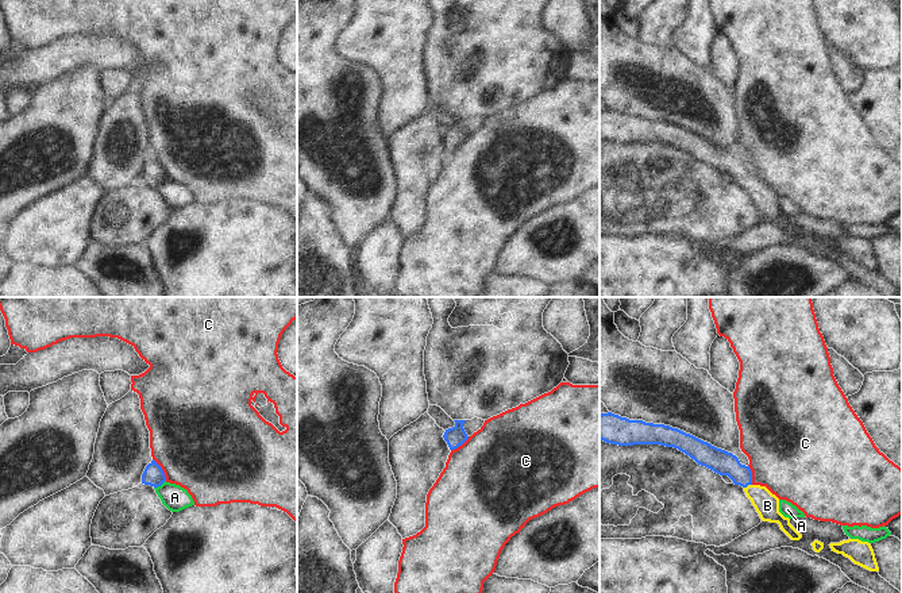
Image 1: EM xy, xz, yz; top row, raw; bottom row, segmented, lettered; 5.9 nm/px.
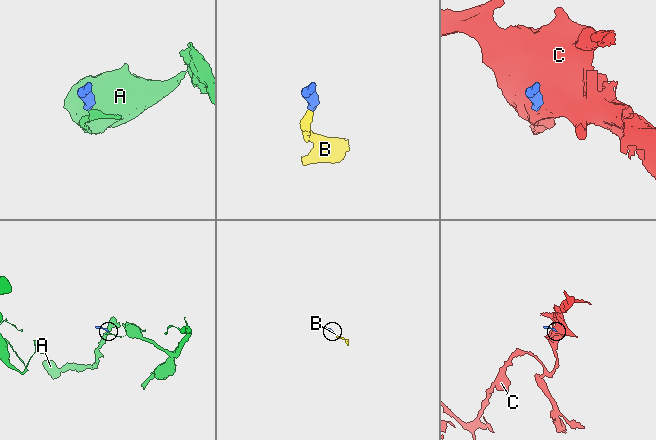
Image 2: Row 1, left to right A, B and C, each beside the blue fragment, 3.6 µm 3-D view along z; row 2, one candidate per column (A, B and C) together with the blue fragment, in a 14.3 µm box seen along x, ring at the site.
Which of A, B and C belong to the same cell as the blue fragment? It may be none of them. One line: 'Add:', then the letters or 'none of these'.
Add: B

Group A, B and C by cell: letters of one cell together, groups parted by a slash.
A / B / C

